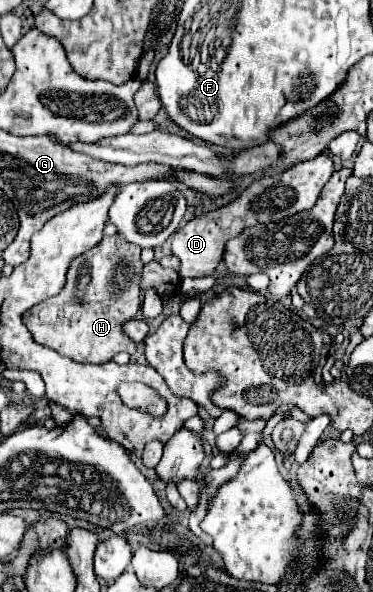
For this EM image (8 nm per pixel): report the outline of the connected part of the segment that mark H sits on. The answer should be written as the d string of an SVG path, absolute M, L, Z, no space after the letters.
M121 234L105 236L97 246L75 256L63 290L27 312L25 322L33 340L75 362L103 364L119 352L133 354L135 342L125 336L123 324L141 310L143 294L139 282L143 266L141 248L127 242Z

